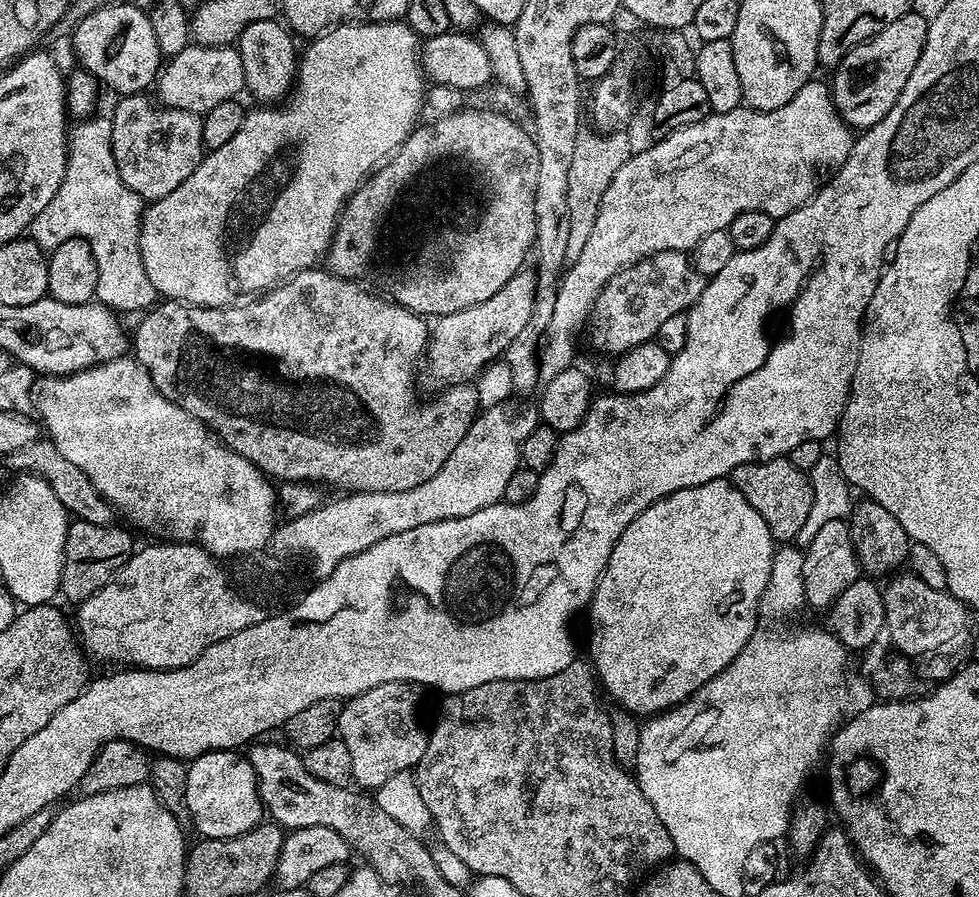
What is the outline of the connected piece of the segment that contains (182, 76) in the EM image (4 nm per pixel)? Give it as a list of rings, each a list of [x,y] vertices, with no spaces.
[[[195,42],[189,43],[163,65],[158,76],[158,88],[159,84],[159,103],[163,107],[197,114],[209,112],[218,106],[218,102],[237,99],[241,95],[239,92],[243,93],[246,88],[242,58],[235,47],[226,44],[208,46]]]

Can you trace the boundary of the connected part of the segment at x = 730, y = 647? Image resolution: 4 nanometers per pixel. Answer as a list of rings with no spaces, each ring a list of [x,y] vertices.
[[[727,479],[683,488],[642,510],[642,514],[638,514],[638,518],[634,518],[634,522],[630,522],[630,526],[622,530],[622,538],[618,538],[610,554],[610,562],[596,584],[592,602],[586,609],[588,624],[592,627],[592,633],[588,636],[587,655],[603,691],[605,688],[620,703],[617,705],[623,711],[631,712],[637,718],[651,718],[684,703],[699,688],[706,686],[706,682],[710,682],[719,672],[726,670],[726,666],[730,666],[734,658],[738,658],[746,642],[756,633],[760,599],[770,578],[773,551],[774,541],[762,514],[758,514],[758,510],[754,510],[754,506],[750,506],[750,502],[746,502],[746,498],[742,498],[740,491]]]

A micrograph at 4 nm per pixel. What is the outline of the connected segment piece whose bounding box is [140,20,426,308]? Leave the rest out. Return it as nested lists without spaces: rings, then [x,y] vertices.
[[[381,20],[379,22],[341,22],[315,37],[311,41],[312,44],[308,49],[303,49],[302,55],[298,60],[298,71],[294,77],[294,87],[291,89],[290,95],[283,101],[284,108],[276,108],[280,106],[256,106],[253,110],[245,111],[244,121],[242,126],[238,126],[238,132],[224,146],[218,146],[211,149],[205,155],[203,162],[194,170],[194,174],[190,174],[190,178],[186,178],[186,182],[182,182],[182,186],[178,186],[178,190],[170,190],[170,194],[166,194],[166,198],[161,200],[151,201],[145,207],[143,217],[140,221],[140,253],[142,254],[142,262],[146,266],[146,274],[150,278],[150,282],[154,282],[157,293],[161,297],[170,300],[183,300],[190,304],[199,304],[201,308],[222,308],[231,305],[233,302],[239,301],[241,298],[251,297],[253,294],[263,293],[265,290],[285,281],[289,276],[295,272],[302,272],[305,268],[311,268],[317,263],[316,259],[323,257],[327,253],[331,243],[332,234],[336,231],[336,222],[341,212],[344,211],[344,205],[348,203],[348,197],[400,147],[400,143],[411,134],[412,129],[417,127],[418,117],[421,115],[421,108],[423,106],[424,94],[426,89],[426,77],[423,67],[420,63],[420,53],[422,51],[421,41],[417,34],[407,22],[400,20]]]

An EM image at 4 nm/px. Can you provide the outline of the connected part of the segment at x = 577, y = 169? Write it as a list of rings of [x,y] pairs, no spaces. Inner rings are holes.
[[[581,130],[576,135],[574,142],[574,158],[570,162],[568,171],[568,224],[566,231],[569,233],[566,261],[572,263],[578,260],[580,253],[588,238],[590,230],[594,230],[594,218],[598,218],[598,206],[602,202],[602,194],[606,194],[606,186],[622,170],[622,166],[634,154],[632,140],[624,130]]]

